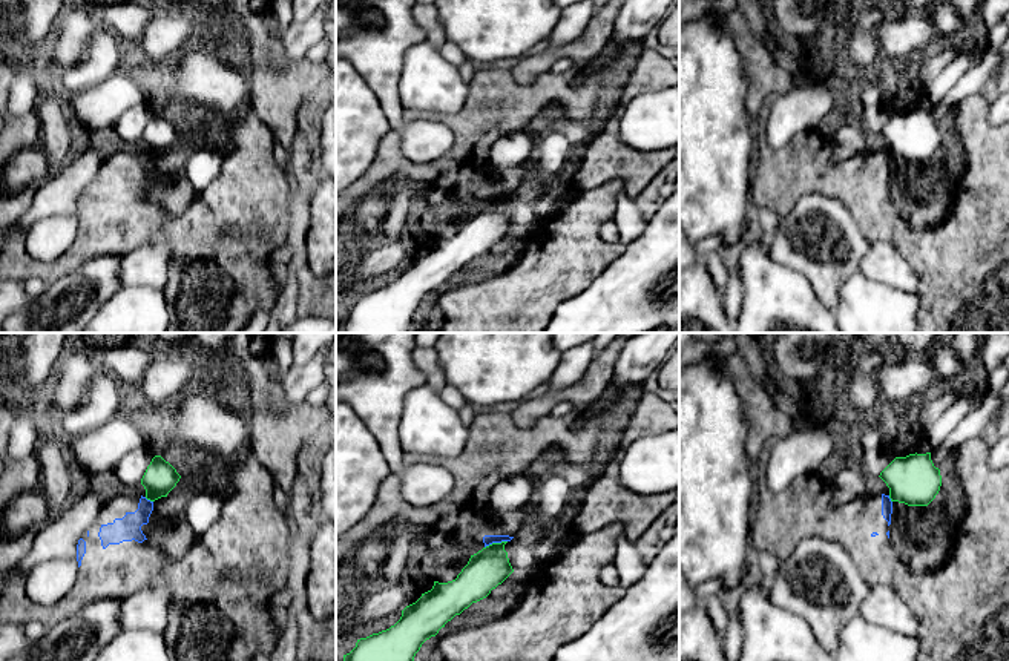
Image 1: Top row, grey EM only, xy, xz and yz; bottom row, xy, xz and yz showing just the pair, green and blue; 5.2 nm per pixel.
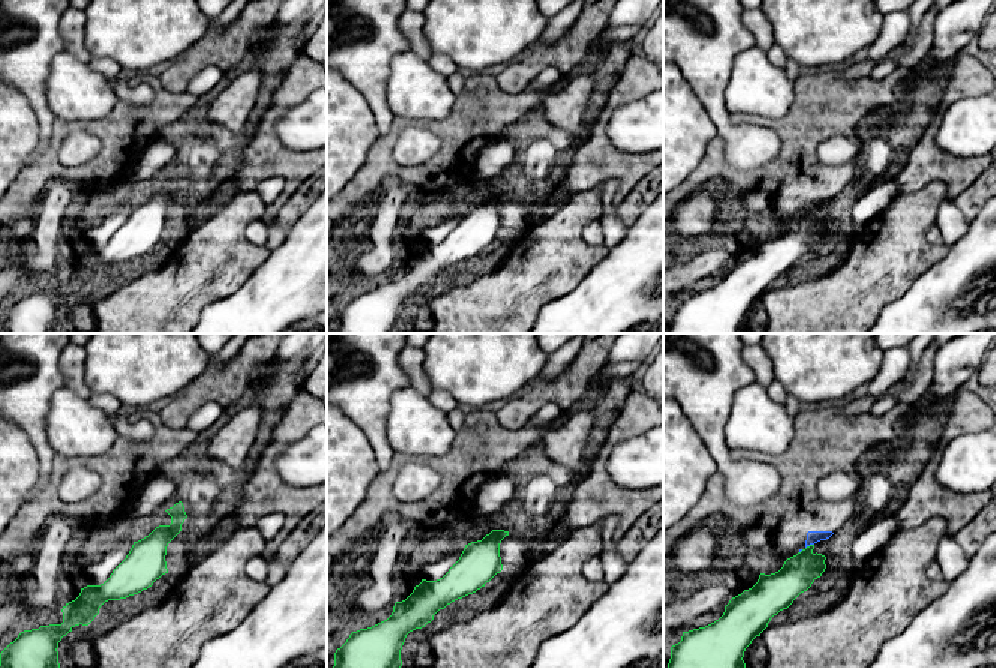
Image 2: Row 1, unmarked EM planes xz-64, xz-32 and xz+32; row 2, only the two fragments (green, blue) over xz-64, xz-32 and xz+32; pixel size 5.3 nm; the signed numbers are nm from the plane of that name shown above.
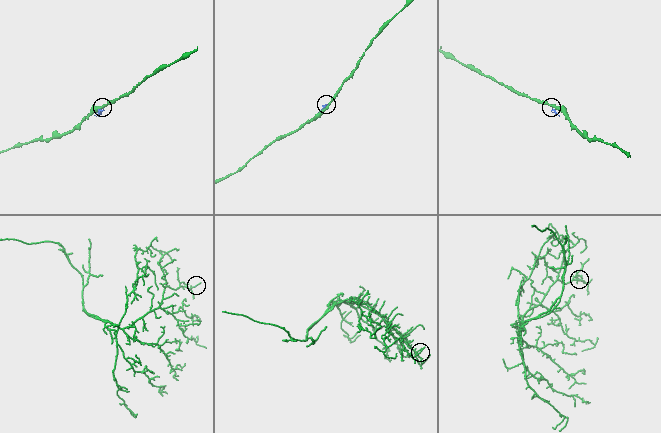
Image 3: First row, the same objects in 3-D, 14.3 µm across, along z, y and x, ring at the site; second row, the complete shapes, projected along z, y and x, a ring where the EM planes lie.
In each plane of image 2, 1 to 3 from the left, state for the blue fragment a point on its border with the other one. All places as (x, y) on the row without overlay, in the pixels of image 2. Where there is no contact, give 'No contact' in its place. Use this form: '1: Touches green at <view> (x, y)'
1: No contact
2: No contact
3: Touches green at xz+32 (810, 209)

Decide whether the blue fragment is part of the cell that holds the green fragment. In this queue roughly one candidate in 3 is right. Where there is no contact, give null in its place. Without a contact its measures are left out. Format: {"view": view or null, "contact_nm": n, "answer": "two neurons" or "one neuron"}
{"view": "xz", "contact_nm": 130, "answer": "two neurons"}

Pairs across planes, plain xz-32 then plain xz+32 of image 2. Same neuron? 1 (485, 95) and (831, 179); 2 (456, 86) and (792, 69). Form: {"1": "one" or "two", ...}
{"1": "one", "2": "one"}

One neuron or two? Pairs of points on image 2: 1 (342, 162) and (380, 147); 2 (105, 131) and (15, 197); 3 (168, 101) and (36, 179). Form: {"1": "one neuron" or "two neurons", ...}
{"1": "two neurons", "2": "one neuron", "3": "one neuron"}

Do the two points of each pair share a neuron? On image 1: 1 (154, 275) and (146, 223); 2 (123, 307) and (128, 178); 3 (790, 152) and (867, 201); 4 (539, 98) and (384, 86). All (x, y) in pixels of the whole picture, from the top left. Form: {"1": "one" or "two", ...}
{"1": "two", "2": "two", "3": "one", "4": "two"}

